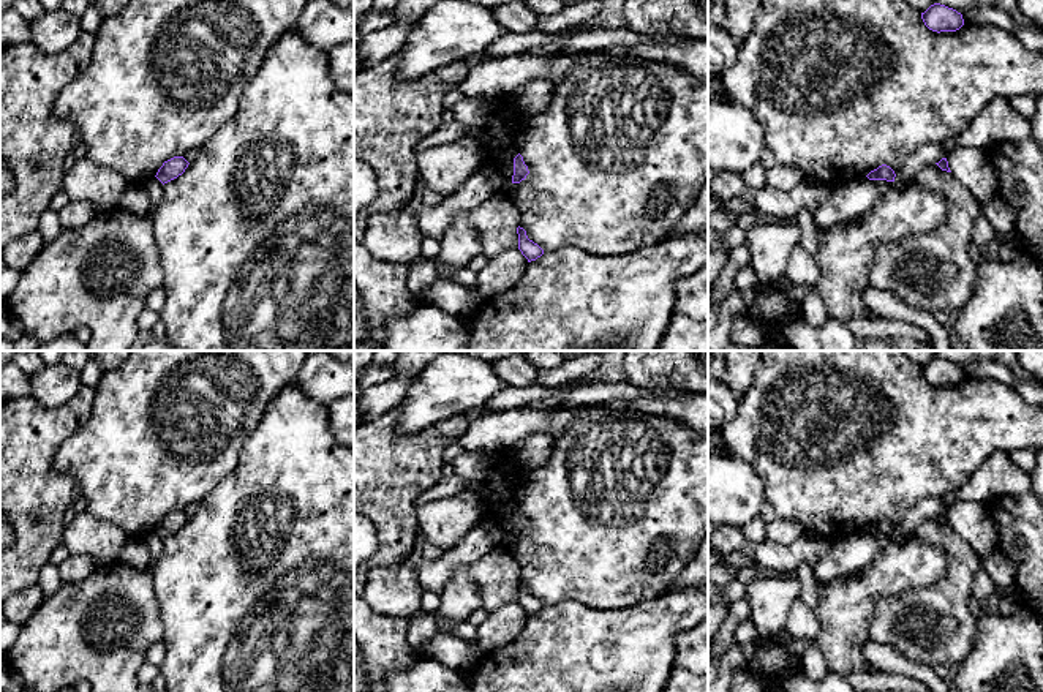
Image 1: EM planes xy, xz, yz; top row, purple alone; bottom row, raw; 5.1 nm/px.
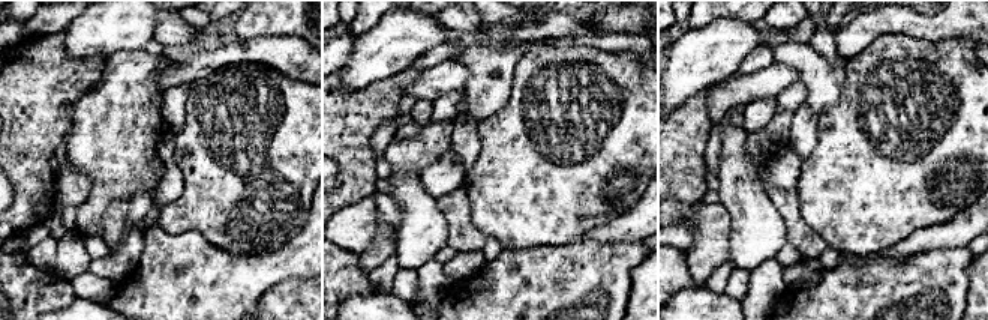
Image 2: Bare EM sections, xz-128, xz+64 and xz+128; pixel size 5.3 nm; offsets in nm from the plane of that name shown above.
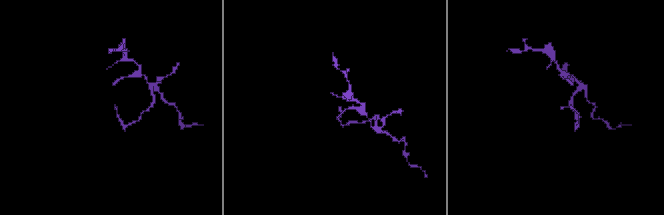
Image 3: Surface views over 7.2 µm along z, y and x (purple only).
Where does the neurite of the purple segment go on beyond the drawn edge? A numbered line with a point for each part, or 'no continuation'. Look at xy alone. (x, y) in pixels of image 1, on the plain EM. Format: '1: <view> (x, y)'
no continuation

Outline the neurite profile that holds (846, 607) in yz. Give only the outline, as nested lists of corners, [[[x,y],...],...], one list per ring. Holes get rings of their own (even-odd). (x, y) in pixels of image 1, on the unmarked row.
[[[894,534],[863,569],[852,575],[825,583],[815,583],[819,591],[819,635],[814,640],[822,651],[828,673],[866,673],[871,664],[863,656],[863,646],[871,640],[874,610],[880,599],[923,589],[934,585],[947,572],[945,551],[921,543],[910,536]]]

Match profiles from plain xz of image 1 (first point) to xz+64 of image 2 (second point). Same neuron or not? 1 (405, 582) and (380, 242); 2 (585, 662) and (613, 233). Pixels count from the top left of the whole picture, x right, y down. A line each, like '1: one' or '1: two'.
1: two
2: two

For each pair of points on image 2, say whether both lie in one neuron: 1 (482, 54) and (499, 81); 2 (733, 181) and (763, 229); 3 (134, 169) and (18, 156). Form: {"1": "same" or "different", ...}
{"1": "same", "2": "same", "3": "different"}

